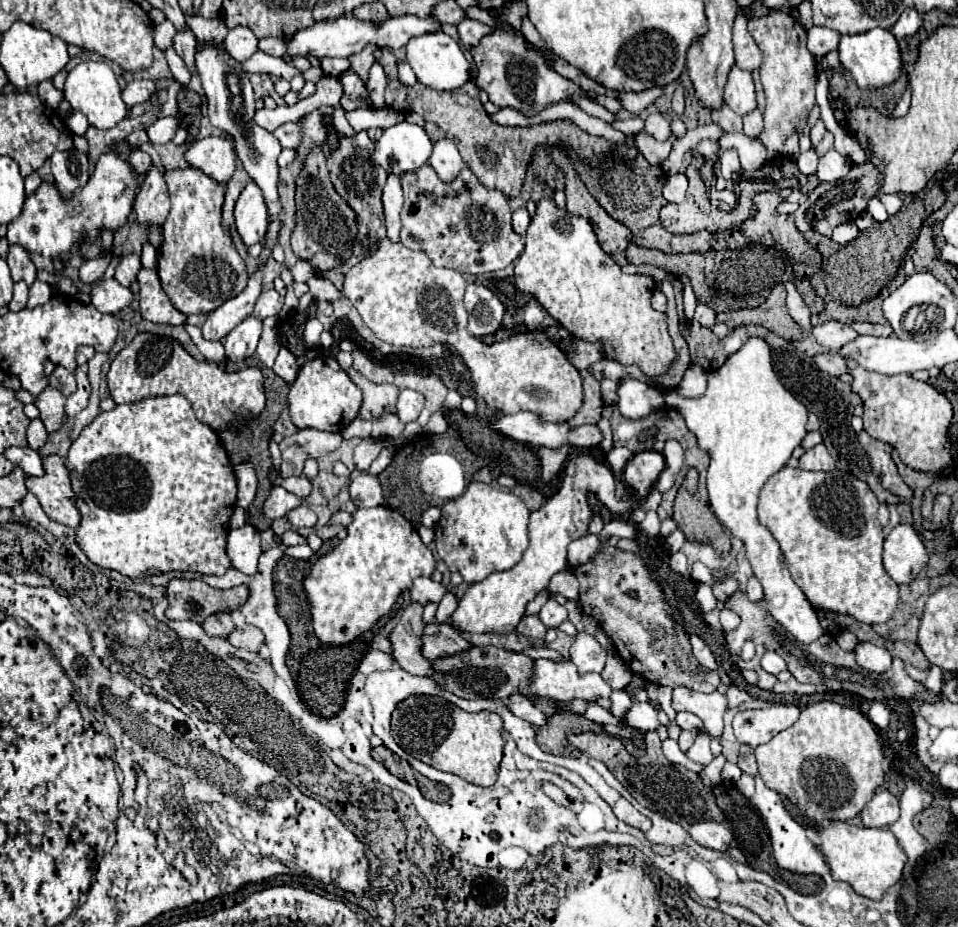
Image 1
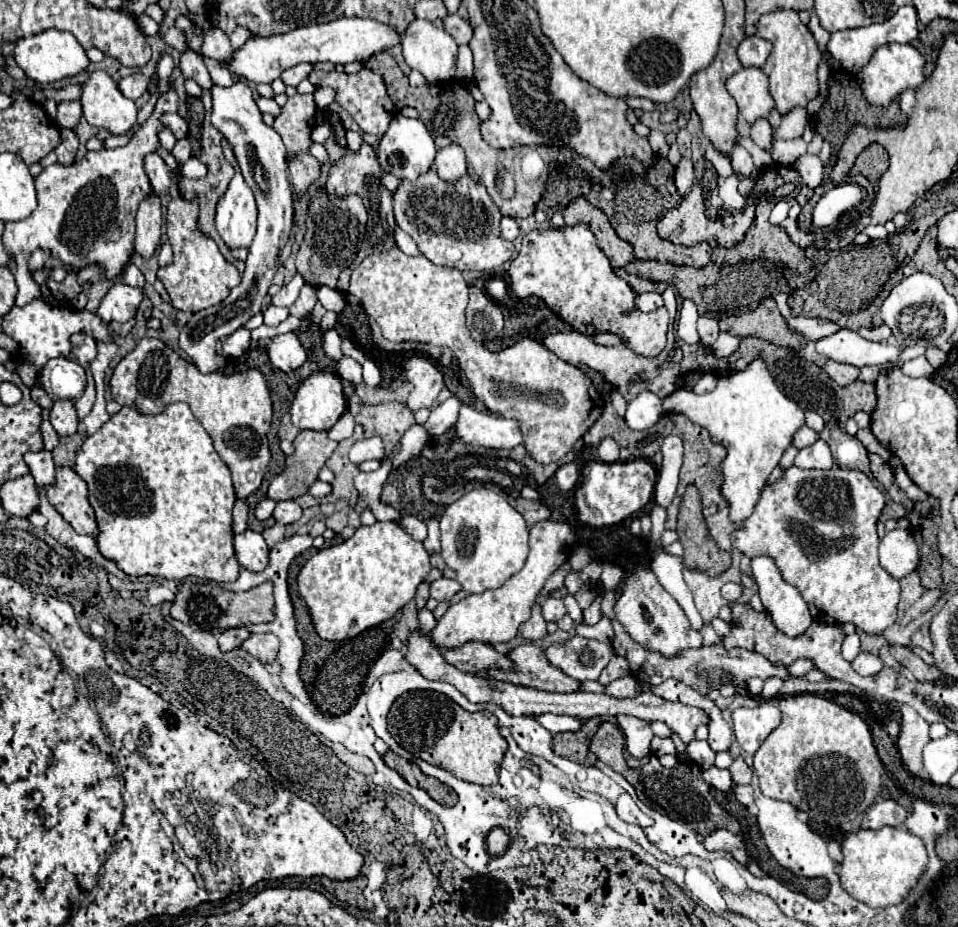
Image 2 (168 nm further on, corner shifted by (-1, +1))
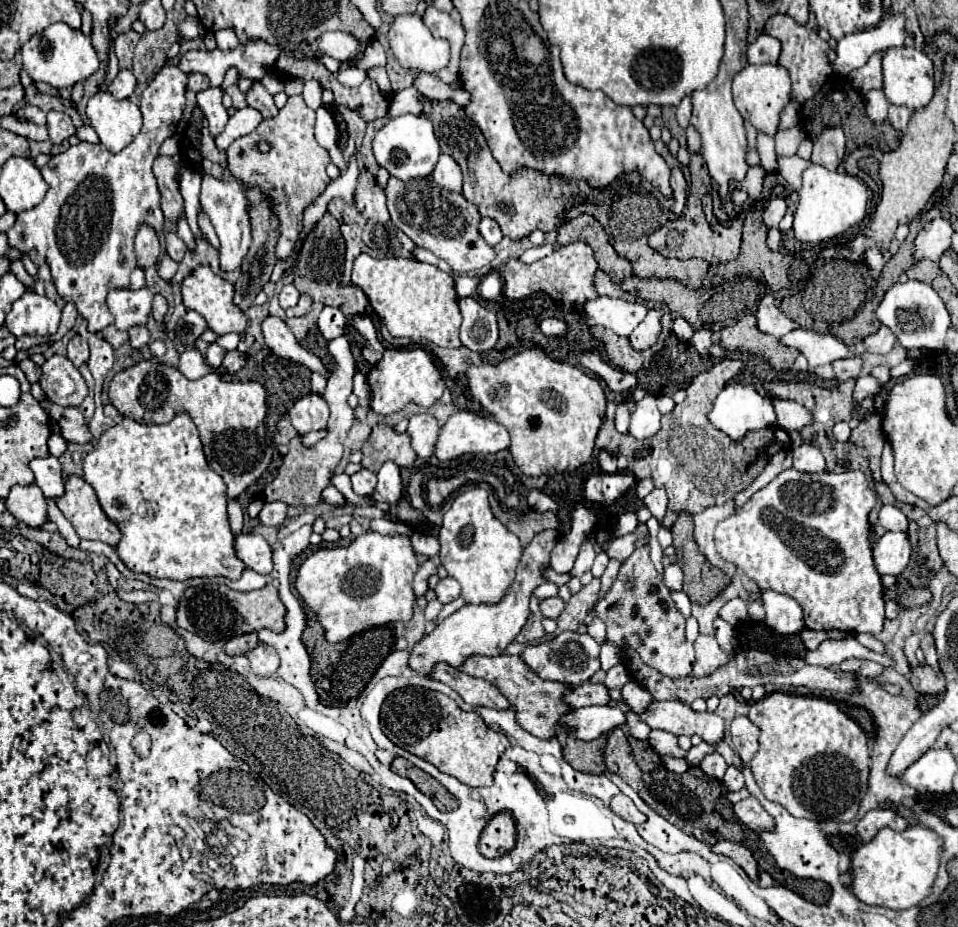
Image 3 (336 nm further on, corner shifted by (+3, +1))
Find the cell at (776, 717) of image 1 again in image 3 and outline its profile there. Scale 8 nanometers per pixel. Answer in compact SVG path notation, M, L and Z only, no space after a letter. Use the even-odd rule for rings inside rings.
M737 716L733 718L731 726L731 736L733 736L733 746L735 746L735 752L741 756L741 760L747 764L755 752L759 750L759 726L753 724L747 716Z

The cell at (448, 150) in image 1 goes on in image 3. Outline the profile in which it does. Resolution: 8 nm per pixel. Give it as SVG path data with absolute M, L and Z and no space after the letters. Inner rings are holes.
M441 154L437 160L437 166L433 170L433 180L445 188L445 190L453 190L453 192L461 192L461 168L455 162L453 156L449 154Z

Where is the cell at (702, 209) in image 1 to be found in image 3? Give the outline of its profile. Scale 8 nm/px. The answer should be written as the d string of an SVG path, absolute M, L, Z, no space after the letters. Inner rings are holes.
M691 192L689 196L689 202L685 206L687 210L683 212L683 216L675 218L675 220L669 220L665 226L661 226L659 230L655 230L651 236L649 236L649 246L659 250L663 256L667 258L679 258L679 260L687 260L687 258L703 258L707 260L709 264L715 264L715 262L727 262L727 260L733 260L735 256L739 254L739 248L741 248L742 241L742 228L747 213L742 211L733 222L731 226L713 226L713 224L707 224L705 220L705 214L701 210L701 194L695 194Z

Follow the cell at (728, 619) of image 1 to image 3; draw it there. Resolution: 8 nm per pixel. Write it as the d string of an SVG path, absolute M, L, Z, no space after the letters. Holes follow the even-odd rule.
M741 598L729 600L729 602L719 610L719 616L721 616L723 620L727 620L729 624L739 626L739 622L745 622L745 620L747 620L747 604L745 604Z

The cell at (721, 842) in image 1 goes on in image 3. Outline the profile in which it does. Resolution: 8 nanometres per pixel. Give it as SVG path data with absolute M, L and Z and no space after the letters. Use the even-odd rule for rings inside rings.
M719 840L717 844L711 846L711 850L715 854L723 854L723 856L729 856L731 860L735 860L747 872L747 876L753 882L757 882L757 862L755 862L753 854L743 844L737 844L731 840Z

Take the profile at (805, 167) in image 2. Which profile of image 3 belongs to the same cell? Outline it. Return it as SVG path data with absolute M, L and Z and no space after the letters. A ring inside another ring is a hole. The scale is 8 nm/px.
M811 164L803 172L803 186L799 190L799 206L793 220L793 232L797 240L817 244L849 230L859 220L863 220L865 212L867 186L857 176L831 172L819 164Z

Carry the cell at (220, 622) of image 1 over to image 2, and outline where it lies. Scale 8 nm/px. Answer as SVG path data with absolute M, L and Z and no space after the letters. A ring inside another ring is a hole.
M229 628L229 630L225 630L221 636L219 636L219 646L221 646L221 650L223 652L227 652L227 650L235 650L235 648L239 648L247 638L251 636L251 632L247 630L247 628Z

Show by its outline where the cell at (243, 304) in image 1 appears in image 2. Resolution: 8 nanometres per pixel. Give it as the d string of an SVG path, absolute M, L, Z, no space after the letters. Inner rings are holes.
M235 82L231 88L213 86L213 126L229 140L229 144L235 150L237 162L241 166L243 178L249 184L249 188L255 194L257 208L259 208L259 220L257 220L257 234L249 246L249 254L245 260L245 272L241 276L241 284L231 290L231 294L217 306L211 306L195 316L191 322L191 346L187 348L185 342L185 328L183 334L179 334L179 348L193 360L197 370L201 374L223 370L225 358L217 354L215 336L221 332L221 336L229 336L237 328L241 328L251 316L261 312L263 300L267 296L269 284L273 282L273 276L279 268L279 254L285 244L285 240L291 234L293 224L293 192L289 186L289 174L287 174L287 162L285 162L285 146L279 134L267 126L261 120L261 112L253 100L253 92L245 82Z

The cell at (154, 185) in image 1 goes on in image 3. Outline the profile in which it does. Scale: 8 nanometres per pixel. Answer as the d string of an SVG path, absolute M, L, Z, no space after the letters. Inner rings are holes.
M141 224L137 238L135 238L135 254L137 254L137 266L149 268L155 266L161 254L157 232L149 224Z

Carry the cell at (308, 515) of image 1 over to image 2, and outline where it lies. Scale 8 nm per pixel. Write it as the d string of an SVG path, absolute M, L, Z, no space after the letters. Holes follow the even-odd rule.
M283 500L283 502L277 502L275 510L273 510L273 518L281 524L291 524L291 522L297 522L301 518L303 510L293 502L293 500Z

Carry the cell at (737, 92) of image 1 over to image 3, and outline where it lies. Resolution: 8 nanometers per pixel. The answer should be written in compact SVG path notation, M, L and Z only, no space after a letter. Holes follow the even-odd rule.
M747 64L735 78L733 78L733 100L741 116L751 122L759 132L765 132L767 136L775 136L779 112L789 102L791 94L791 80L787 70L783 70L777 64Z

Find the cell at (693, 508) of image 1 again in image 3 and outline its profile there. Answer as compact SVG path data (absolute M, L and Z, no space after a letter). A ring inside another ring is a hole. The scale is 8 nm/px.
M681 512L671 528L673 546L677 548L677 562L683 568L683 592L695 602L709 602L719 594L729 578L723 570L711 566L701 554L693 538L693 518L689 512Z

